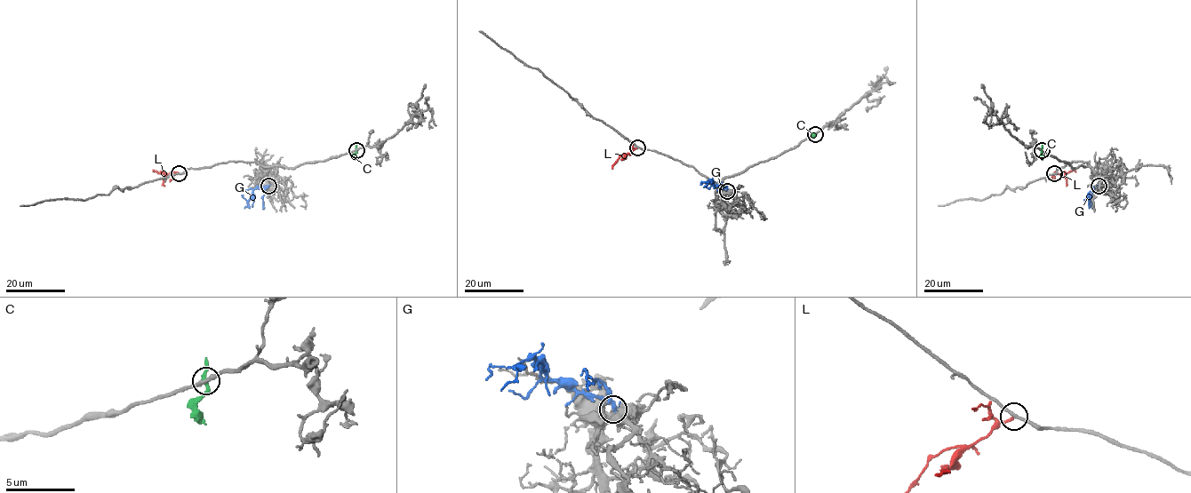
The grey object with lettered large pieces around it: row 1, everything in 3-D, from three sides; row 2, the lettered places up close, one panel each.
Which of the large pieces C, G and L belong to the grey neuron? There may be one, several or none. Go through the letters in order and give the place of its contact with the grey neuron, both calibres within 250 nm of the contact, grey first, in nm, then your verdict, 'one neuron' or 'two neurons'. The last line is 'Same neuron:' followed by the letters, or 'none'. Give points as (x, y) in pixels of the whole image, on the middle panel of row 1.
C: meets grey at (815, 134); 280 nm thick on the grey side, 220 nm on the other; two neurons
G: meets grey at (727, 191); 400 nm thick on the grey side, 240 nm on the other; one neuron
L: meets grey at (637, 147); 240 nm thick on the grey side, 190 nm on the other; two neurons
Same neuron: G

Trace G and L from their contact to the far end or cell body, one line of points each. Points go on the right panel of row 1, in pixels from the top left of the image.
G: (1099, 185), (1090, 192), (1087, 199), (1094, 208)
L: (1054, 173), (1060, 175), (1074, 170), (1075, 171)

